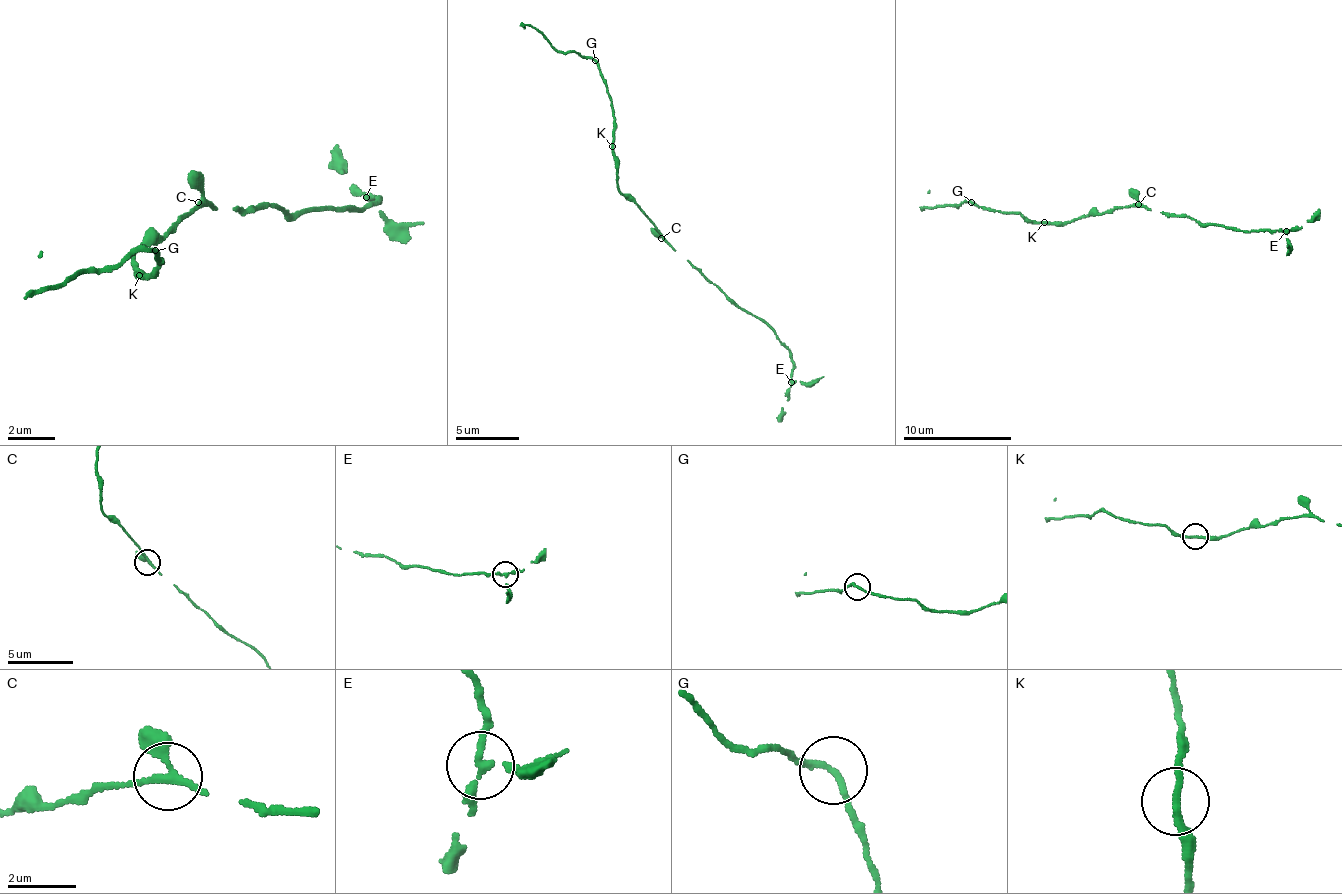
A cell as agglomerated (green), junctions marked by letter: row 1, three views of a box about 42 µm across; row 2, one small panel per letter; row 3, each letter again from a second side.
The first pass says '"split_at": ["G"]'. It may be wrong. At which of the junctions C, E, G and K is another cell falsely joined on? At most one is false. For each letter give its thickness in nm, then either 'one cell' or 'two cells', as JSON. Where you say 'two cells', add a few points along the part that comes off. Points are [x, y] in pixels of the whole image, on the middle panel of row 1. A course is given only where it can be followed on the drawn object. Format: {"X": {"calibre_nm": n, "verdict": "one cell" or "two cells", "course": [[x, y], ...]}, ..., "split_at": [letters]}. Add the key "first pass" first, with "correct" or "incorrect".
{"first pass": "incorrect", "C": {"calibre_nm": 170, "verdict": "one cell"}, "E": {"calibre_nm": 180, "verdict": "one cell"}, "G": {"calibre_nm": 180, "verdict": "one cell"}, "K": {"calibre_nm": 200, "verdict": "one cell"}, "split_at": []}

